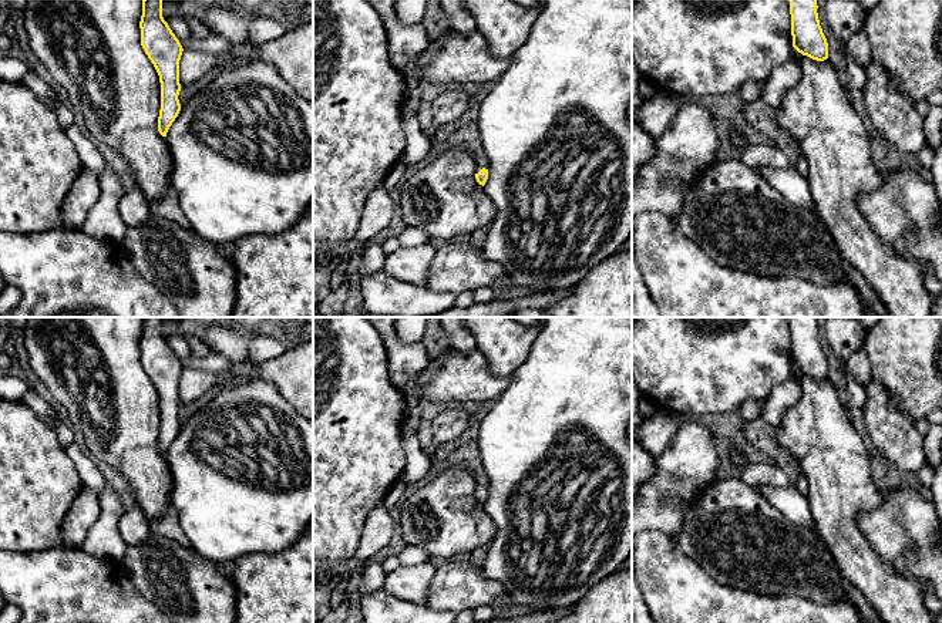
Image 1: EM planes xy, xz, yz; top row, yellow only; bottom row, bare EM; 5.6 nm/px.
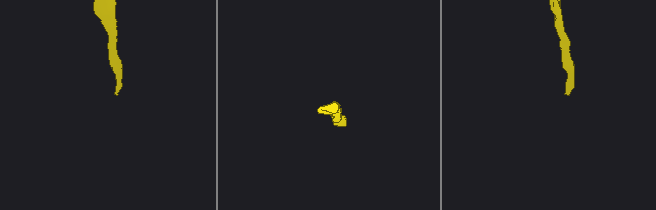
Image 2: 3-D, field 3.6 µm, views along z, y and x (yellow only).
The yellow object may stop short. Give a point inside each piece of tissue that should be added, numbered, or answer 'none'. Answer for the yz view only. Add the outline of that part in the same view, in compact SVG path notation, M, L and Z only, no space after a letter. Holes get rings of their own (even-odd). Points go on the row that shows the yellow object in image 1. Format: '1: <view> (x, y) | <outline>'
none

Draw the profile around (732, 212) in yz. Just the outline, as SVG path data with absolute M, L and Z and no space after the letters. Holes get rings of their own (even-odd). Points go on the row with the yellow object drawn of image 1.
M717 159L696 182L684 189L680 213L673 219L679 229L694 240L720 266L758 276L795 276L820 286L851 282L842 267L842 256L821 218L788 202L757 171L740 159Z

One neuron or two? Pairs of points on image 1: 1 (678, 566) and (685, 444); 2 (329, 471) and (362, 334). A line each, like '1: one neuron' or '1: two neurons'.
1: two neurons
2: one neuron

